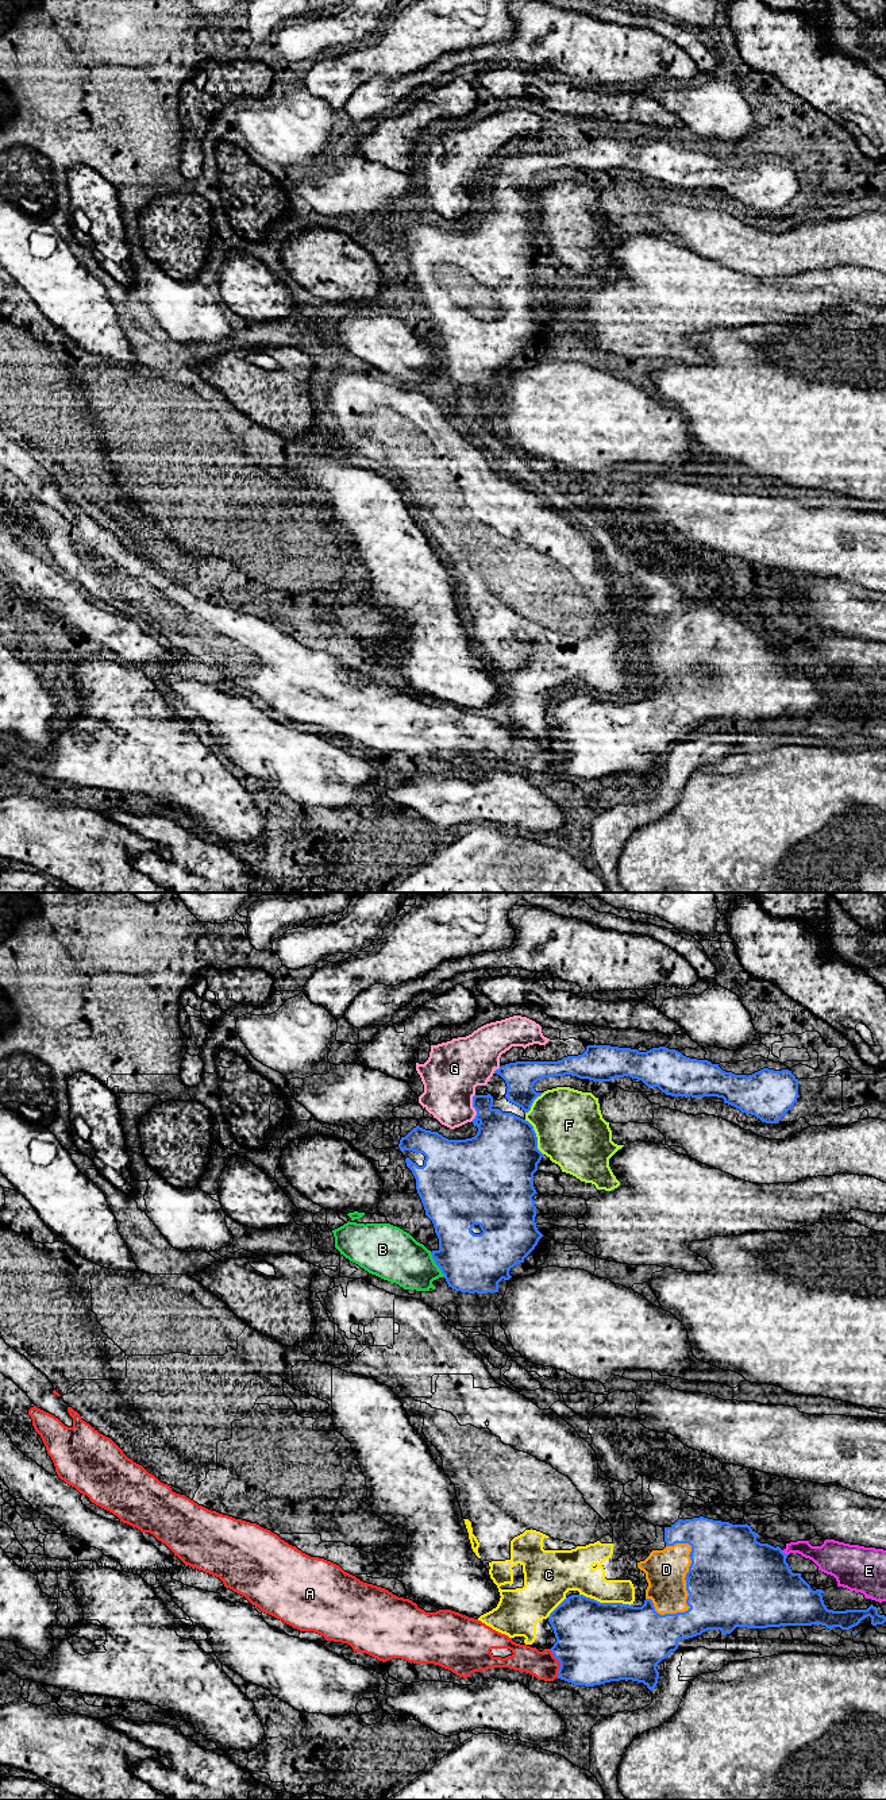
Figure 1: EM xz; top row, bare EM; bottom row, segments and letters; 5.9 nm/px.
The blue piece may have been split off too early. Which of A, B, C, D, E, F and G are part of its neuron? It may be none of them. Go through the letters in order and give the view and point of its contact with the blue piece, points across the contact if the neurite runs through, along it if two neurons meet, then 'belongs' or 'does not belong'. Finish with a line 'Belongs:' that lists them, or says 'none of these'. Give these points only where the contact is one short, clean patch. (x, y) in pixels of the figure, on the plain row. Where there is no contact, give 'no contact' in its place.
A: meets blue in xz at (561, 756); does not belong
B: meets blue in xz at (435, 355); does not belong
C: meets blue in xz at (607, 696); does not belong
D: meets blue in xz at (686, 682); belongs
E: meets blue in xz at (784, 646); does not belong
F: meets blue in xz at (535, 228); does not belong
G: meets blue in xz at (473, 199); does not belong
Belongs: D

